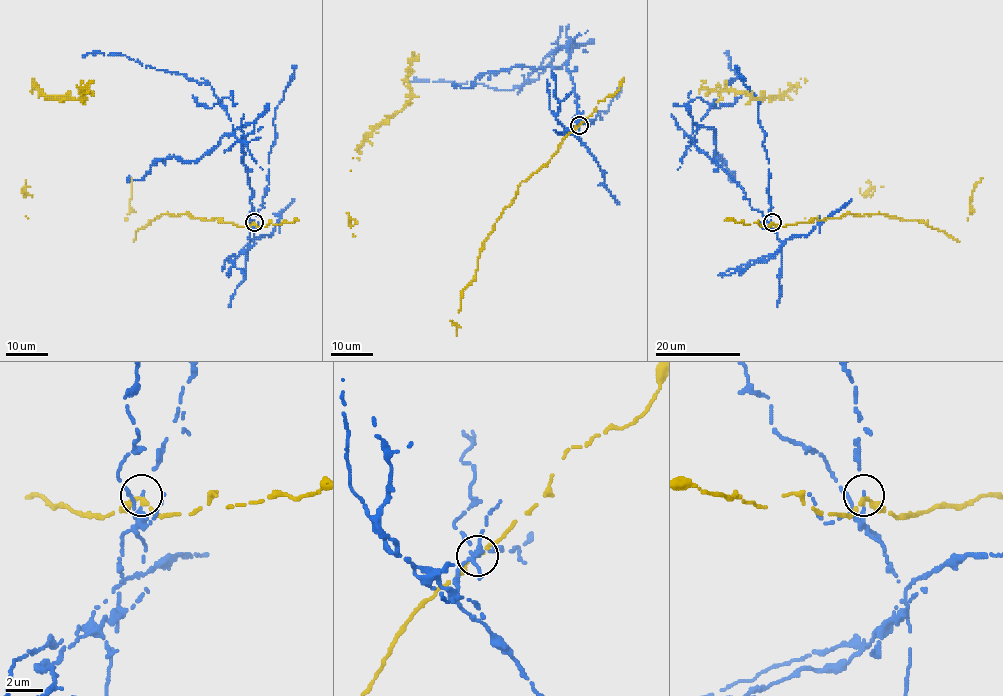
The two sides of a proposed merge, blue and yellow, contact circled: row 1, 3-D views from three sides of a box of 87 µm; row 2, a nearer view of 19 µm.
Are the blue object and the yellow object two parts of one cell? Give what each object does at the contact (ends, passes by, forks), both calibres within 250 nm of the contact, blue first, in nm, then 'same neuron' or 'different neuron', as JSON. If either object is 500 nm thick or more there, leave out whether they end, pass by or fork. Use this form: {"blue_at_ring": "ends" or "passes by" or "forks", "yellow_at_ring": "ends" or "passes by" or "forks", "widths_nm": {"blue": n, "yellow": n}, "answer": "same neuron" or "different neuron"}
{"blue_at_ring": "passes by", "yellow_at_ring": "passes by", "widths_nm": {"blue": 120, "yellow": 240}, "answer": "different neuron"}

